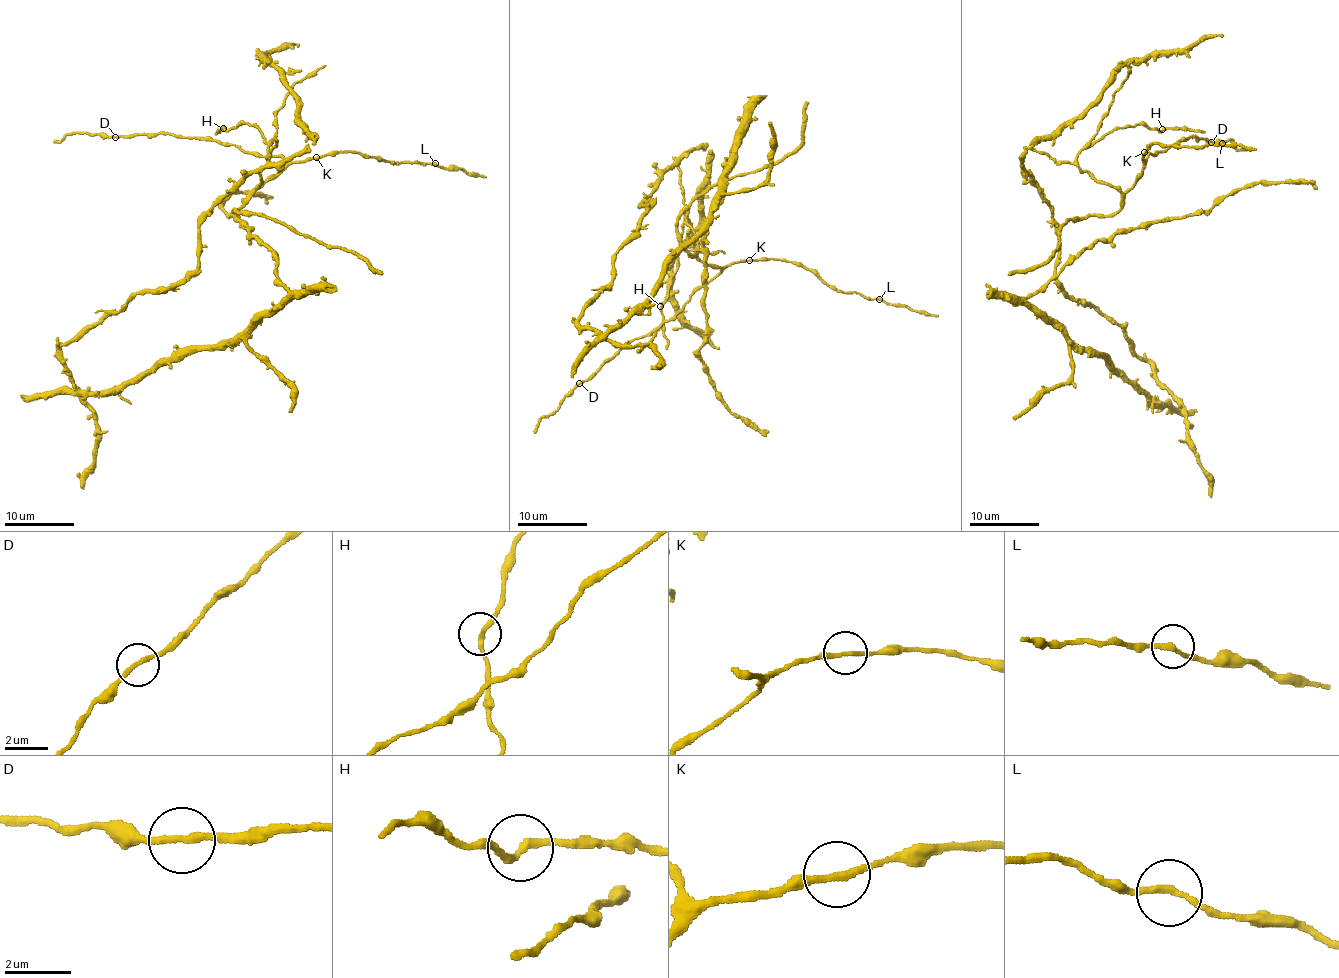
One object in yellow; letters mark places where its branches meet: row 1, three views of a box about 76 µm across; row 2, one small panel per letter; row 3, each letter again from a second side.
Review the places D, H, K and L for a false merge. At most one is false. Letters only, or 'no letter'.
no letter

